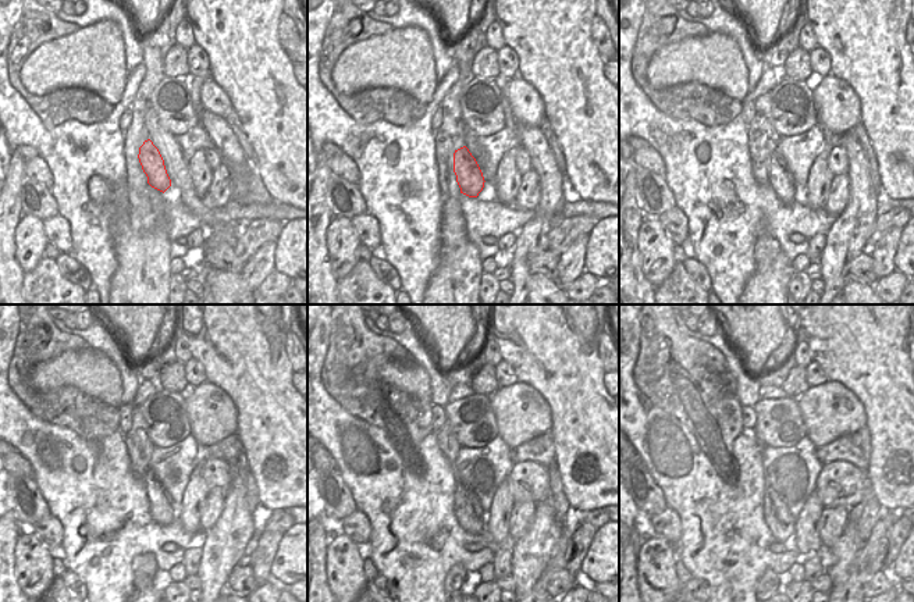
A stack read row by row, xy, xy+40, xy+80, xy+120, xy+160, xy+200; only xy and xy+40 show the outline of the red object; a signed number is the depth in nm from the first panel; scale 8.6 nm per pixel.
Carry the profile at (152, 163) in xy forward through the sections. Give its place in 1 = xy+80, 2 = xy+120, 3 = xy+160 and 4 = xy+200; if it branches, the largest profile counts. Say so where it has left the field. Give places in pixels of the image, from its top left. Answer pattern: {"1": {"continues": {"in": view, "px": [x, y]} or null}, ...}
{"1": {"continues": {"in": "xy+80", "px": [779, 178]}}, "2": {"continues": {"in": "xy+120", "px": [160, 510]}}, "3": {"continues": {"in": "xy+160", "px": [469, 515]}}, "4": {"continues": {"in": "xy+200", "px": [778, 519]}}}

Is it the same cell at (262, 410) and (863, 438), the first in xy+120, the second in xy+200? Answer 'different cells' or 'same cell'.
different cells

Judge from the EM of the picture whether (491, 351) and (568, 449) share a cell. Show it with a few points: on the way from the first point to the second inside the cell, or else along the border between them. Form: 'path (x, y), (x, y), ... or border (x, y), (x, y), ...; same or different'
border (484, 339), (493, 339), (497, 344), (502, 359); different

